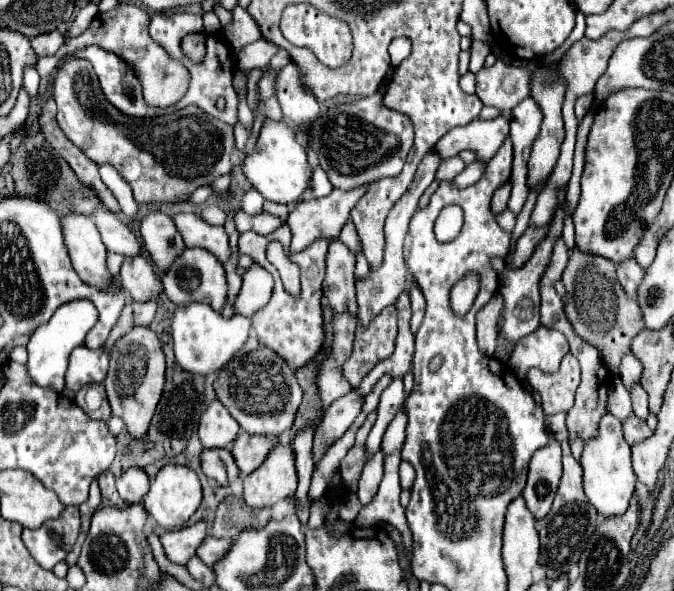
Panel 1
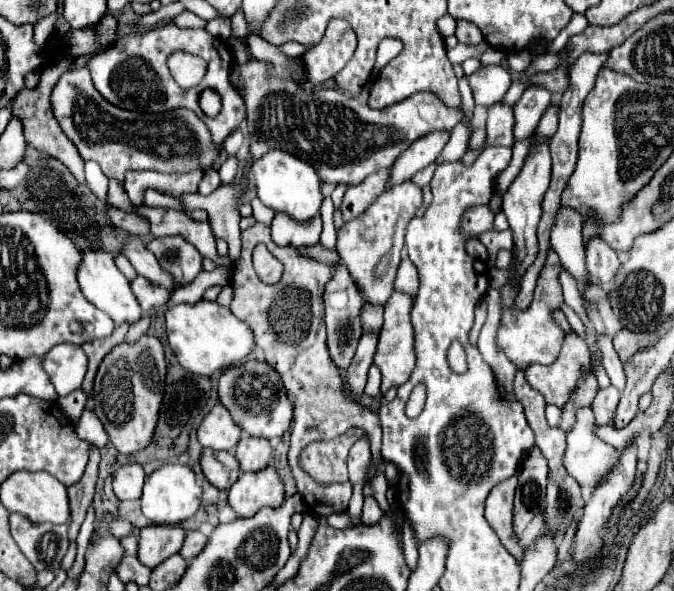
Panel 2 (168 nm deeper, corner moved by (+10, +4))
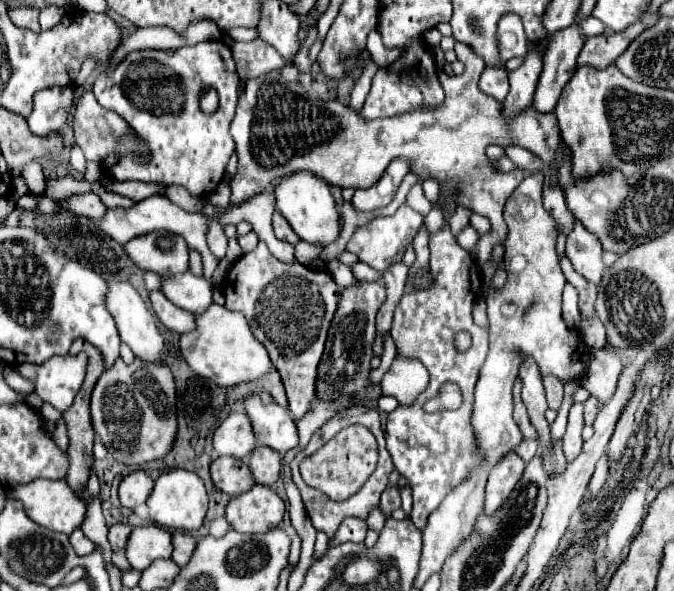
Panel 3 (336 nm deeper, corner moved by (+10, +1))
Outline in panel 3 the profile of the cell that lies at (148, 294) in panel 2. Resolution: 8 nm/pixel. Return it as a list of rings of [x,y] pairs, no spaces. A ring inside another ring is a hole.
[[[150,292],[150,302],[152,302],[156,316],[160,318],[160,322],[168,330],[174,330],[178,334],[186,334],[186,332],[192,332],[196,328],[194,316],[178,306],[174,306],[162,292]]]

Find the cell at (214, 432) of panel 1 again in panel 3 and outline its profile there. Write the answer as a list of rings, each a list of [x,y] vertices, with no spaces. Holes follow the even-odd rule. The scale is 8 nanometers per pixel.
[[[230,412],[214,432],[214,450],[218,456],[248,458],[256,448],[256,436],[250,418],[244,412]]]

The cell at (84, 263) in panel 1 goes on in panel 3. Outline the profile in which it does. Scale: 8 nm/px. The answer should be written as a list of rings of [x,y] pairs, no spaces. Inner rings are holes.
[[[108,282],[106,306],[108,306],[110,314],[116,320],[122,342],[126,342],[130,346],[130,350],[134,352],[136,358],[146,360],[146,362],[164,362],[166,346],[164,346],[164,338],[162,338],[162,334],[156,326],[156,318],[154,318],[152,310],[148,310],[148,306],[140,298],[140,294],[130,284],[126,284],[126,282]]]

